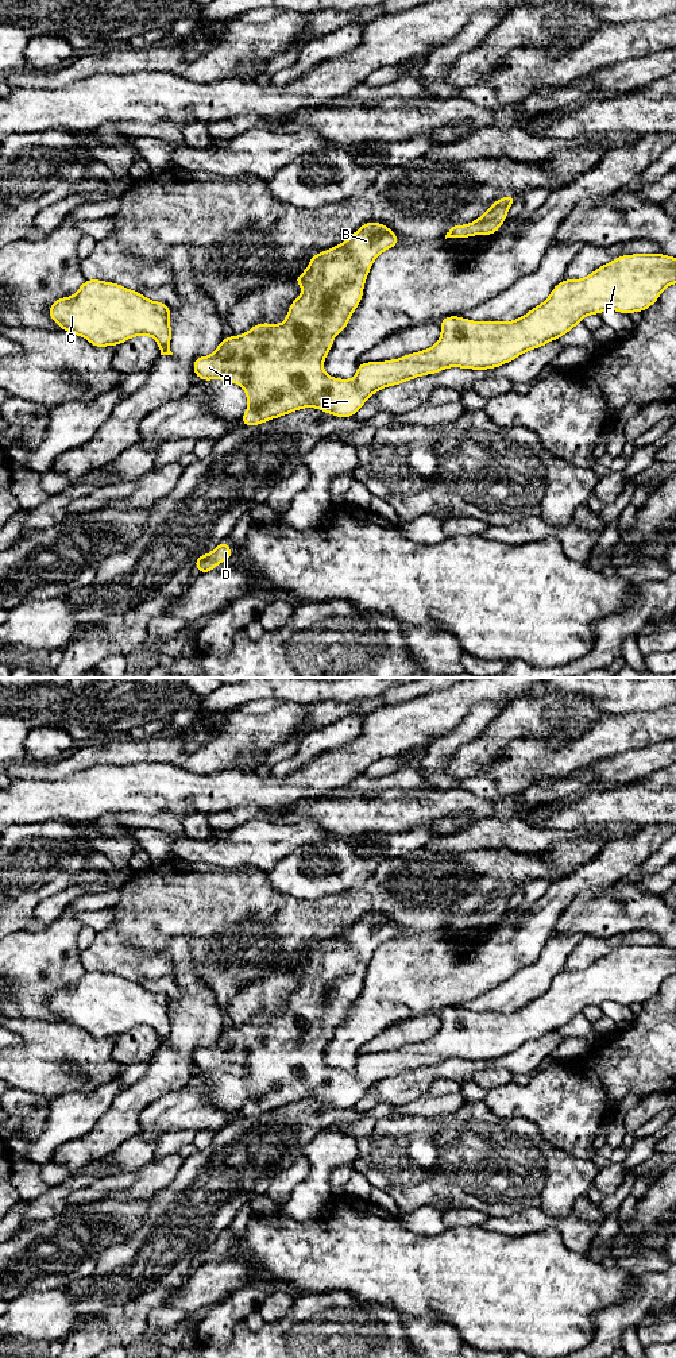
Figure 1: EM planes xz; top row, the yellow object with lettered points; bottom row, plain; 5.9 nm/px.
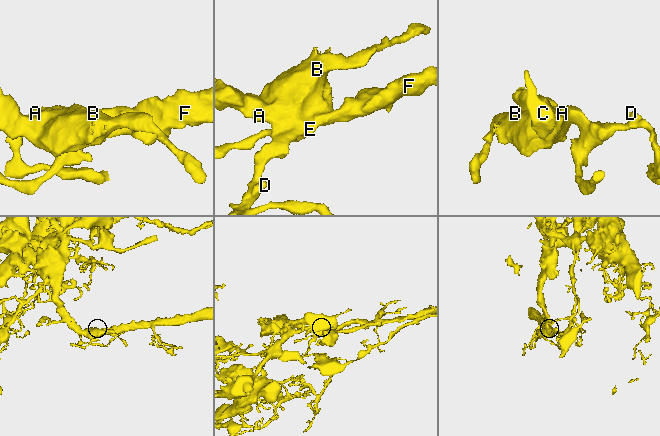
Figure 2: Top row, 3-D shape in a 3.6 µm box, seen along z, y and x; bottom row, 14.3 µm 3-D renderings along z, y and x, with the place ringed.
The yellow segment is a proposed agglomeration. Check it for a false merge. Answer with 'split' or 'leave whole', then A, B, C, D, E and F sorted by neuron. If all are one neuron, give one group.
leave whole | A B C D E F

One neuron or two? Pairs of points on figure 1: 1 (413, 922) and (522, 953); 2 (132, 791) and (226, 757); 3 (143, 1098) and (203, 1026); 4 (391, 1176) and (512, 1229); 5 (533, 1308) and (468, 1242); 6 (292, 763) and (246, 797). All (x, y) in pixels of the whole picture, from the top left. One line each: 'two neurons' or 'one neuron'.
1: two neurons
2: two neurons
3: one neuron
4: two neurons
5: one neuron
6: two neurons

